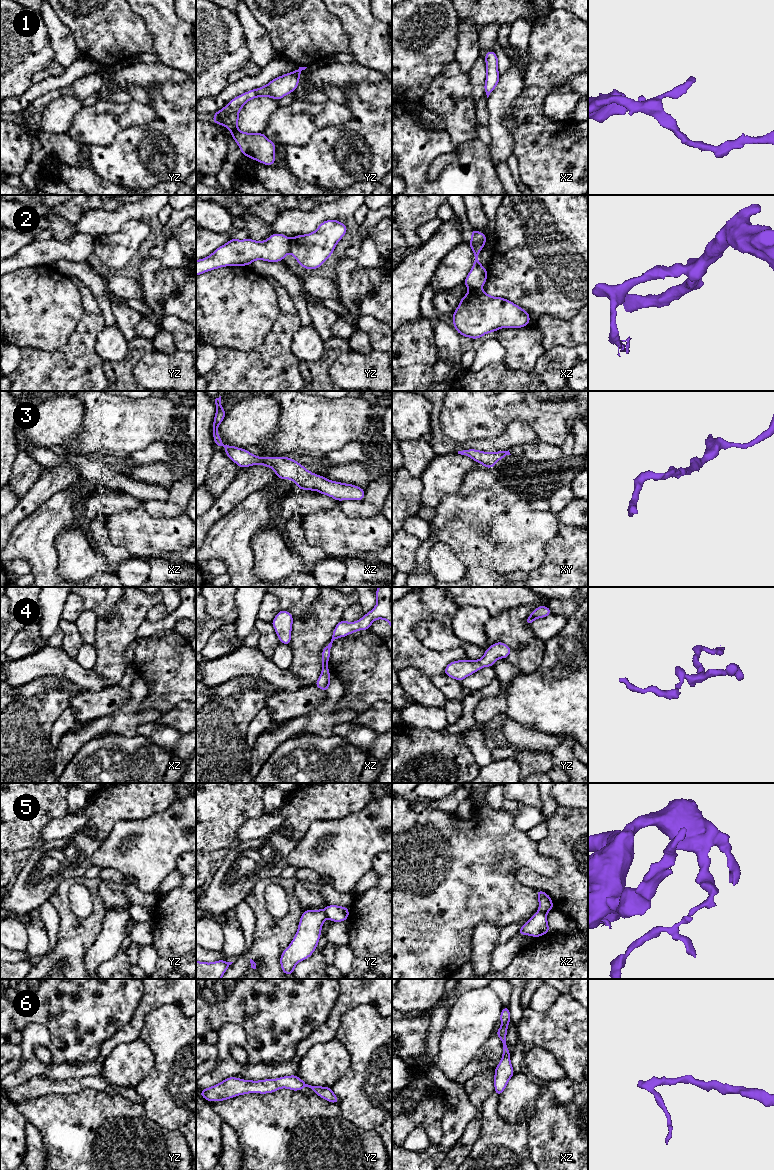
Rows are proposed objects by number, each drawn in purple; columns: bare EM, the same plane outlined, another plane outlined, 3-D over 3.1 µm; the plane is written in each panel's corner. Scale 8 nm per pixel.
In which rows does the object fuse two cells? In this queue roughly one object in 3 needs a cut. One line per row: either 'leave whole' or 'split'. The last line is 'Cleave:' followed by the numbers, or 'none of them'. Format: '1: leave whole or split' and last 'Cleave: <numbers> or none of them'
1: leave whole
2: split
3: leave whole
4: leave whole
5: split
6: leave whole
Cleave: 2, 5

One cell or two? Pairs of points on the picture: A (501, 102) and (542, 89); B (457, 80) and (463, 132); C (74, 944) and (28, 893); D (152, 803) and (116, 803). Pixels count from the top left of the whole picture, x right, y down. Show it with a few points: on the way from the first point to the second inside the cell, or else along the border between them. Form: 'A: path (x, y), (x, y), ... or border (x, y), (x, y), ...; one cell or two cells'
A: border (524, 74), (514, 113), (505, 117); two cells
B: path (457, 93), (460, 119); one cell
C: border (63, 881), (47, 898); two cells
D: path (143, 803), (125, 803); one cell

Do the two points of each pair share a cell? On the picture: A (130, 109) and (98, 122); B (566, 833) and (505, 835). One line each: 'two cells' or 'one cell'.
A: one cell
B: two cells

